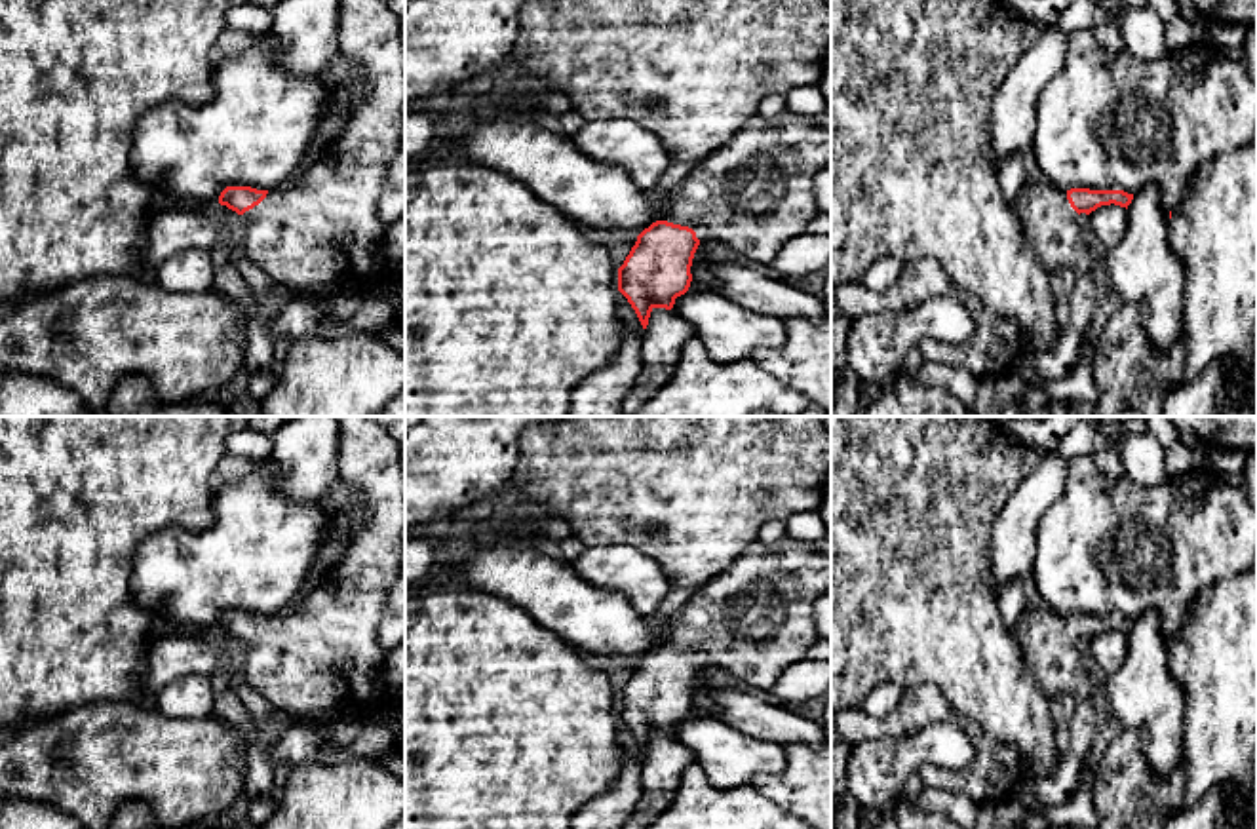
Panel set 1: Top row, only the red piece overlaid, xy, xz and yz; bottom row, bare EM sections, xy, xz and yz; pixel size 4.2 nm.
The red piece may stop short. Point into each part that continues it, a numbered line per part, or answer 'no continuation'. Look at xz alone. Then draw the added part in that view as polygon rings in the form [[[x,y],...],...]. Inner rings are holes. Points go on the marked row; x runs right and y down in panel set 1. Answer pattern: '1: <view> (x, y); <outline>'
1: xz (754, 194); [[[785,110],[776,120],[759,114],[734,133],[734,137],[700,164],[664,198],[662,221],[688,226],[700,243],[725,243],[751,262],[770,264],[778,251],[820,215],[814,194],[814,177],[831,167],[831,110],[822,118],[808,118]]]

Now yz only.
1: yz (1048, 223); [[[1044,177],[1025,181],[1012,209],[1036,260],[1050,274],[1057,268],[1071,268],[1076,274],[1090,272],[1090,245],[1065,190]]]

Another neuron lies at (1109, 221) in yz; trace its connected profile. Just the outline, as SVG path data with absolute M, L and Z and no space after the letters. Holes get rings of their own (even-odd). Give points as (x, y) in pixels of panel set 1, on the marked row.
M1101 205L1090 213L1090 224L1105 249L1116 247L1126 232L1128 209L1120 205Z

